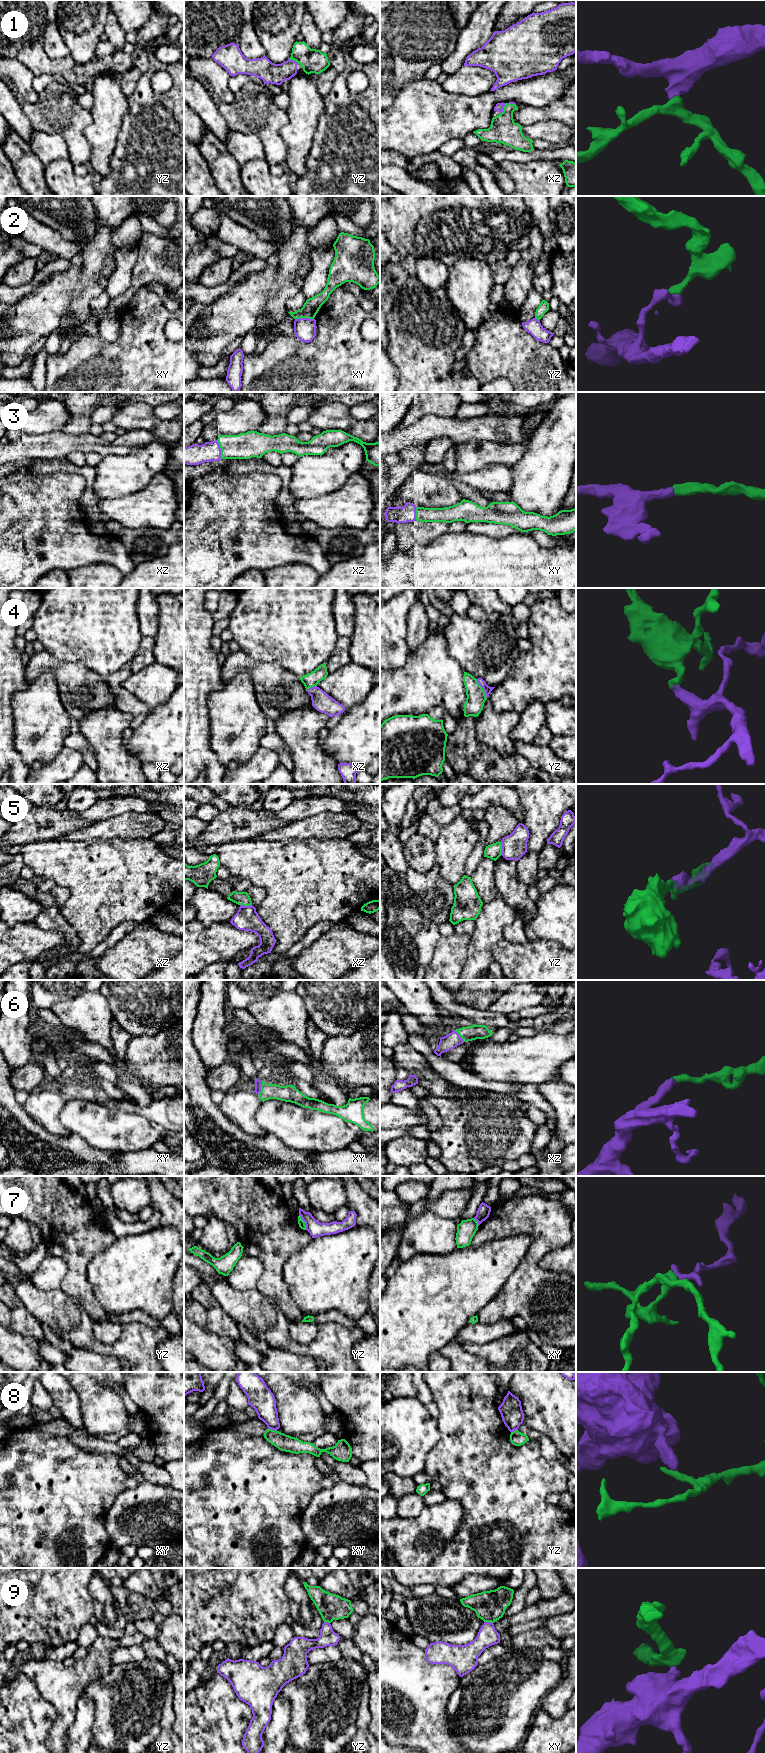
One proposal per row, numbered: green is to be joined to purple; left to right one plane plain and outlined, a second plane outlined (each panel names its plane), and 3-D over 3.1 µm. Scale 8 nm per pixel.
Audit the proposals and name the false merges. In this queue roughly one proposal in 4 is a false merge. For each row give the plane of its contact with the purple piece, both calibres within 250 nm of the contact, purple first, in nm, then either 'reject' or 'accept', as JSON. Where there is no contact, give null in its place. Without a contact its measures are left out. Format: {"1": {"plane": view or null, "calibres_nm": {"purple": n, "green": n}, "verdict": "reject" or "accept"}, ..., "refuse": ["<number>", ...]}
{"1": {"plane": "xz", "calibres_nm": {"purple": 70, "green": 220}, "verdict": "accept"}, "2": {"plane": "xy", "calibres_nm": {"purple": 180, "green": 130}, "verdict": "reject"}, "3": {"plane": "xz", "calibres_nm": {"purple": 160, "green": 200}, "verdict": "accept"}, "4": {"plane": "yz", "calibres_nm": {"purple": 60, "green": 150}, "verdict": "accept"}, "5": {"plane": "yz", "calibres_nm": {"purple": 200, "green": 120}, "verdict": "reject"}, "6": {"plane": "xy", "calibres_nm": {"purple": 60, "green": 140}, "verdict": "accept"}, "7": {"plane": "yz", "calibres_nm": {"purple": 120, "green": 50}, "verdict": "reject"}, "8": {"plane": "xy", "calibres_nm": {"purple": 190, "green": 140}, "verdict": "reject"}, "9": {"plane": "xy", "calibres_nm": {"purple": 160, "green": 240}, "verdict": "reject"}, "refuse": ["2", "5", "7", "8", "9"]}

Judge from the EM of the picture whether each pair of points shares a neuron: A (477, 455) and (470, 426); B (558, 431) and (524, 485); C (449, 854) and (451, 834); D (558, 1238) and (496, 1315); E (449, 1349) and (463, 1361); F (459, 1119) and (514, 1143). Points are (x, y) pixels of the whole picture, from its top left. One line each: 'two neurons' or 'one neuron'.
A: two neurons
B: one neuron
C: one neuron
D: one neuron
E: one neuron
F: one neuron

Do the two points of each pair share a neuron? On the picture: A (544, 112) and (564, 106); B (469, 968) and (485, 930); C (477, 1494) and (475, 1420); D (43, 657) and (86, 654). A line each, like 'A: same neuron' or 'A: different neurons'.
A: same neuron
B: same neuron
C: same neuron
D: different neurons

